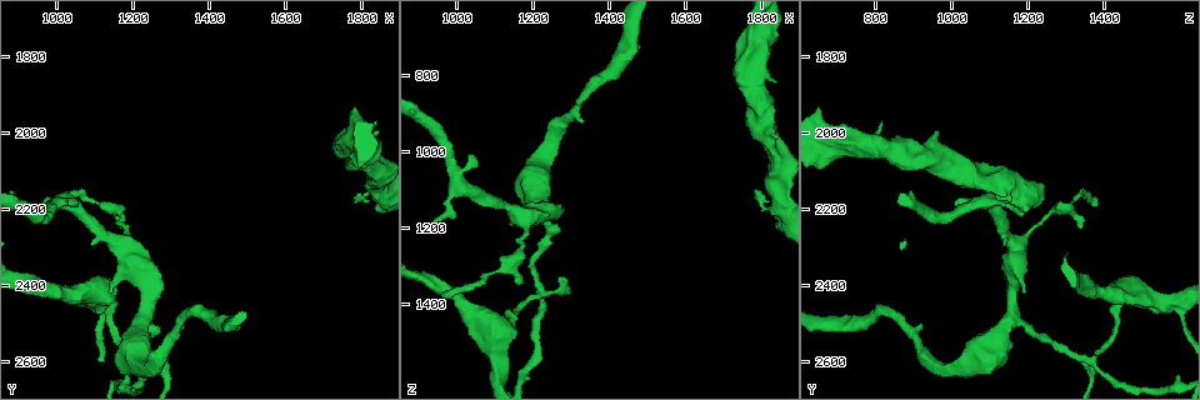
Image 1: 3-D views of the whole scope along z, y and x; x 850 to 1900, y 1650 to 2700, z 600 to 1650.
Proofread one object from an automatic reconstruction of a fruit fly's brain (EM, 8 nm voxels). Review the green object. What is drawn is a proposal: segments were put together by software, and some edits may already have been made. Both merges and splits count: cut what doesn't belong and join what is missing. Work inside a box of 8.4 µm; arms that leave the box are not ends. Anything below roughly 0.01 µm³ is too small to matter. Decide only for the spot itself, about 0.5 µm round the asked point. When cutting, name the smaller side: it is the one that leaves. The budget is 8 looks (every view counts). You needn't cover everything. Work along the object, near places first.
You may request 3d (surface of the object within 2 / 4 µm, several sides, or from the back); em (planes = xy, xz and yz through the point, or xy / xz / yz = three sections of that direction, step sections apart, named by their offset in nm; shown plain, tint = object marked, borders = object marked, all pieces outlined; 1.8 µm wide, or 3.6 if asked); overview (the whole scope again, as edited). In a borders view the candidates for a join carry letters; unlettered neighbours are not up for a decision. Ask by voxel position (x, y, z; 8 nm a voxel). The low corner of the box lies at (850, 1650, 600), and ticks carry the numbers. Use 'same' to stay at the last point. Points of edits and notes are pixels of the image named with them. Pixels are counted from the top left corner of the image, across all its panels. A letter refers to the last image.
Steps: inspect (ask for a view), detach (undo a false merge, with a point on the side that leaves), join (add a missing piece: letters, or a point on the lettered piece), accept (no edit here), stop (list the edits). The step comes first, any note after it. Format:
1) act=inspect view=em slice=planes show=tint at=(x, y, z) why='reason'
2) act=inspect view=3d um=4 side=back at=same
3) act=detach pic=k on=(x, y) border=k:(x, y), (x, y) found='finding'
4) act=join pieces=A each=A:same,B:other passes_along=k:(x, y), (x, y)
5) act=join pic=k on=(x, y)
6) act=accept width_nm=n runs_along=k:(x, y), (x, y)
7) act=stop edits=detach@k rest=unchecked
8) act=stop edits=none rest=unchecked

act=inspect view=3d um=4 at=(1780, 2175, 1105) why='free end'

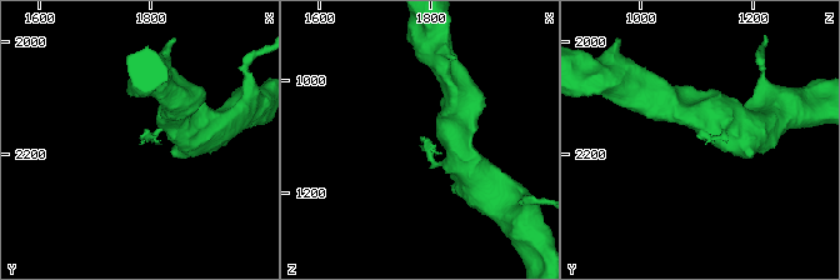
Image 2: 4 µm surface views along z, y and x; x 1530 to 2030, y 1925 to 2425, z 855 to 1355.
act=inspect view=em slice=yz step=16 show=borders at=(1780, 2180, 1110) why='need the tissue'

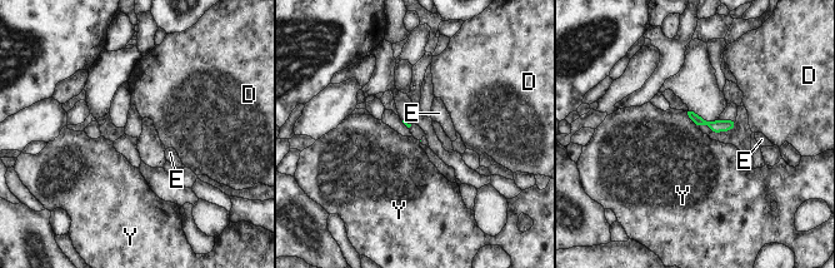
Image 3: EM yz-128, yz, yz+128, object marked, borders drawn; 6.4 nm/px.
act=inspect view=em slice=planes show=borders at=same

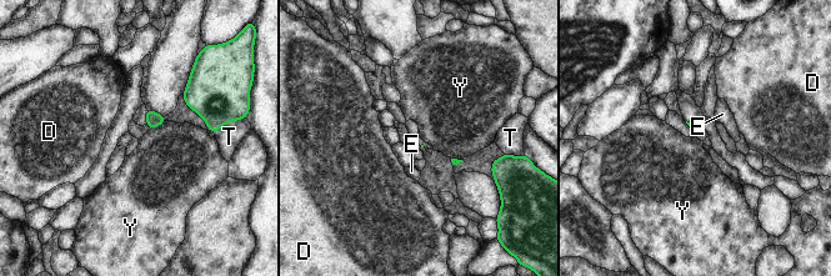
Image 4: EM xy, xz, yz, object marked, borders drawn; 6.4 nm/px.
act=accept each=D:other,E:other,T:other,Y:other border=4:(165, 121), (151, 129) found='none of them fits'

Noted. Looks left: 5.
act=inspect view=em slice=planes show=borders at=(1840, 1975, 815) why='free end'

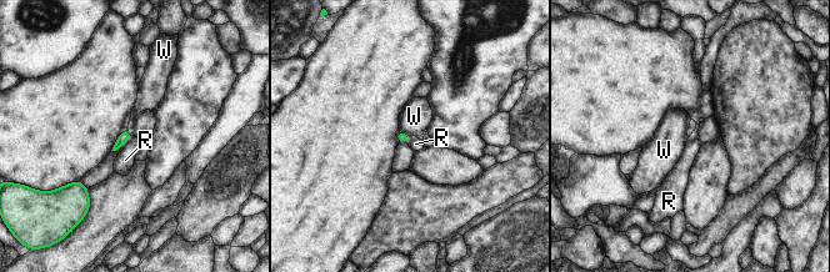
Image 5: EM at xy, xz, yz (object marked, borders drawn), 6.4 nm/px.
act=accept each=R:other,W:other border=5:(130, 135), (121, 147) found='none of them fits'

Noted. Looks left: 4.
act=inspect view=em slice=planes show=borders at=(1220, 2590, 1365) why='four or more arms meet'

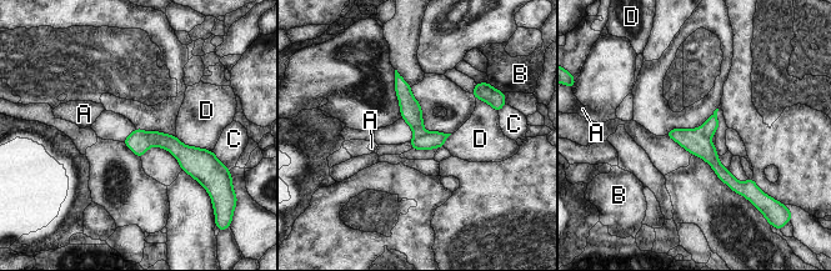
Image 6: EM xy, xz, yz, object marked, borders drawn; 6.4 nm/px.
act=detach pic=6 on=(139, 142) width_nm=130 each=A:other,B:other,C:other,D:other found='two neurons meet here'

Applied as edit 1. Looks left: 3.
act=stop edits=detach@6 rest=unchecked

